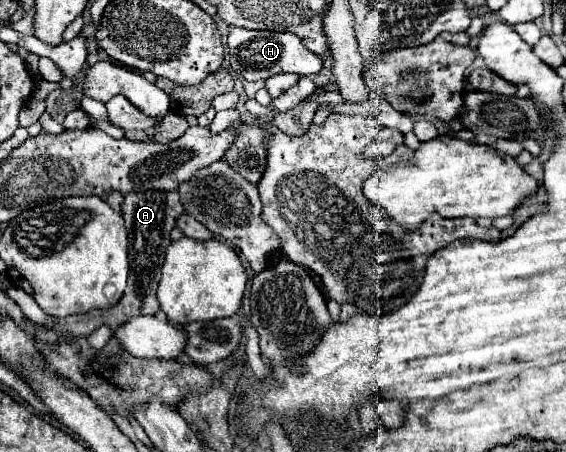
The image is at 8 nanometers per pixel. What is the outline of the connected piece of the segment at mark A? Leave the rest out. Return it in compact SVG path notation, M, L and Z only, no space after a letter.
M169 191L169 193L129 193L129 195L125 195L125 201L123 201L121 207L123 207L125 227L127 227L127 233L129 233L129 263L131 263L125 293L119 299L119 303L109 307L109 309L93 309L93 311L87 311L83 315L69 315L69 317L63 317L63 319L57 319L59 331L69 331L75 337L89 335L101 325L115 329L135 315L155 315L155 311L159 309L159 301L155 297L157 281L161 277L161 265L163 265L163 259L165 259L165 249L171 243L169 233L175 227L177 217L183 213L179 193L177 191Z

